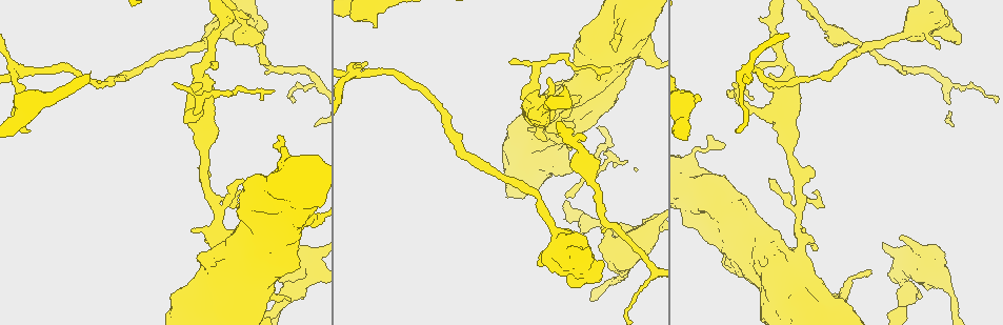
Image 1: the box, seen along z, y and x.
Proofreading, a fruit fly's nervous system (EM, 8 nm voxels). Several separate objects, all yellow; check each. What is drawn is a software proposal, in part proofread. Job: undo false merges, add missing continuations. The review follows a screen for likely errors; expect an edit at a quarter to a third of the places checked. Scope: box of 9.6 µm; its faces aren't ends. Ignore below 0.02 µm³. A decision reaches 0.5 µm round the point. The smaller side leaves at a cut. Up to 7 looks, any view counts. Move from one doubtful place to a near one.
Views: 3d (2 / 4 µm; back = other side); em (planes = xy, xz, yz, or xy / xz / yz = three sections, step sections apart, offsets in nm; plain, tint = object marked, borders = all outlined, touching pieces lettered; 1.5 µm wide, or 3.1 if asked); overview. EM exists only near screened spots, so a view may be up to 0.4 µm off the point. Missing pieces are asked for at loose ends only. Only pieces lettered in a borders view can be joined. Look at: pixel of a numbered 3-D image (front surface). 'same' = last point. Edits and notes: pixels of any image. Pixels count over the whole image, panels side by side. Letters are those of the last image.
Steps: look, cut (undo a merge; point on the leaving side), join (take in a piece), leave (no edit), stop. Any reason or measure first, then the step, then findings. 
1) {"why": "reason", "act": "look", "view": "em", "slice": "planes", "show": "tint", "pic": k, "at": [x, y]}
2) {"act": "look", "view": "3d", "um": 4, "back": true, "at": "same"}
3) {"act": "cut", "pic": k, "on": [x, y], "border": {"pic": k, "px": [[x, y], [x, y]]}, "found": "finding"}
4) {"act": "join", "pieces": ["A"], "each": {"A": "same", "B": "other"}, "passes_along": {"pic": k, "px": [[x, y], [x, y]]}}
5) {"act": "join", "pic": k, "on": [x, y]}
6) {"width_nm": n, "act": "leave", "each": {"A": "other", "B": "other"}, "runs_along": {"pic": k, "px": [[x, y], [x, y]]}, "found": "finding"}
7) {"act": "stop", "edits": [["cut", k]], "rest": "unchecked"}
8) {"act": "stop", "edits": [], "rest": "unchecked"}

{"why": "abrupt turn", "act": "look", "view": "em", "slice": "planes", "show": "plain", "pic": 1, "at": [15, 70]}

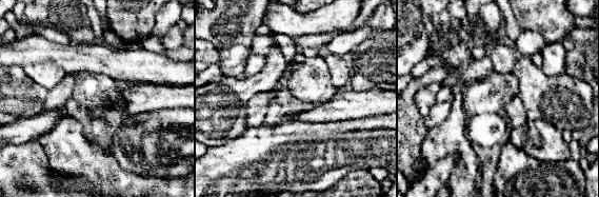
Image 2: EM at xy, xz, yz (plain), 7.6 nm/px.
{"why": "with the object marked", "act": "look", "view": "em", "slice": "planes", "show": "tint", "at": "same"}

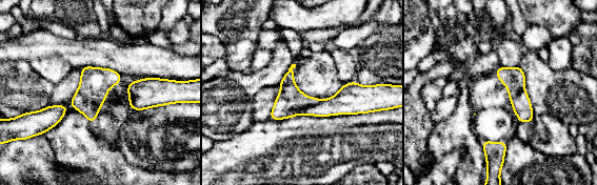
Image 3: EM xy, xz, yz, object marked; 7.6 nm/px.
{"act": "look", "view": "em", "slice": "planes", "show": "borders", "at": "same"}

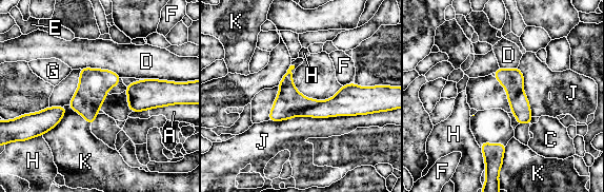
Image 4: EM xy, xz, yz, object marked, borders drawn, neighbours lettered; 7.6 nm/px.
{"longest_contact_nm": ["J", 700], "act": "cut", "pic": 4, "on": [288, 101], "each": {"A": "other", "C": "other", "D": "other", "E": "other", "F": "other", "G": "other", "H": "other", "J": "other", "K": "other"}, "border": {"pic": 4, "px": [[320, 101], [303, 108], [295, 114]]}, "found": "two neurons meet here"}

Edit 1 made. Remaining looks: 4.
{"act": "look", "view": "overview"}

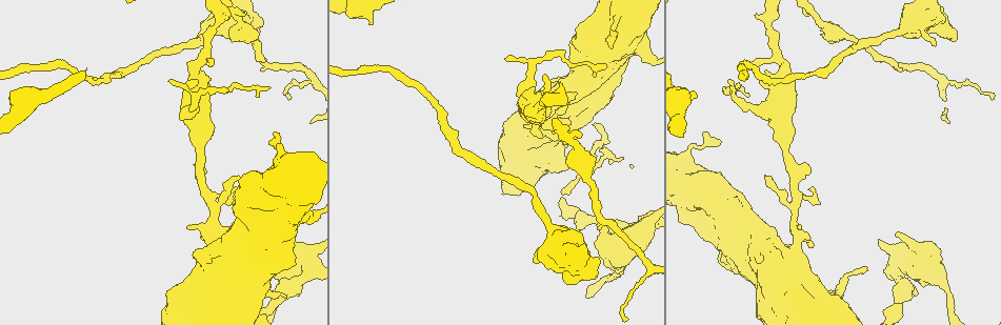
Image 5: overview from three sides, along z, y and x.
{"why": "free end", "act": "look", "view": "em", "slice": "planes", "show": "borders", "pic": 5, "at": [898, 234]}

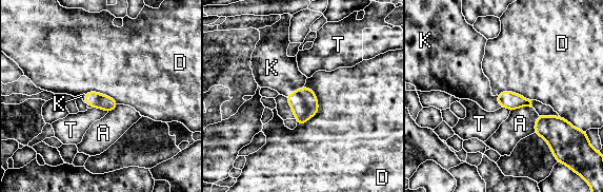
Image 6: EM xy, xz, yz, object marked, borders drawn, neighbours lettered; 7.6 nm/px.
{"longest_contact_nm": ["D", 300], "act": "join", "pieces": ["K"], "each": {"A": "other", "D": "other", "K": "same", "T": "other"}, "passes_along": {"pic": 6, "px": [[303, 101], [295, 92], [273, 68]]}, "found": "the neuron continues"}

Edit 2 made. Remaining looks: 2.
{"act": "stop", "edits": [["cut", 4], ["join", 6]], "rest": "unchecked"}

